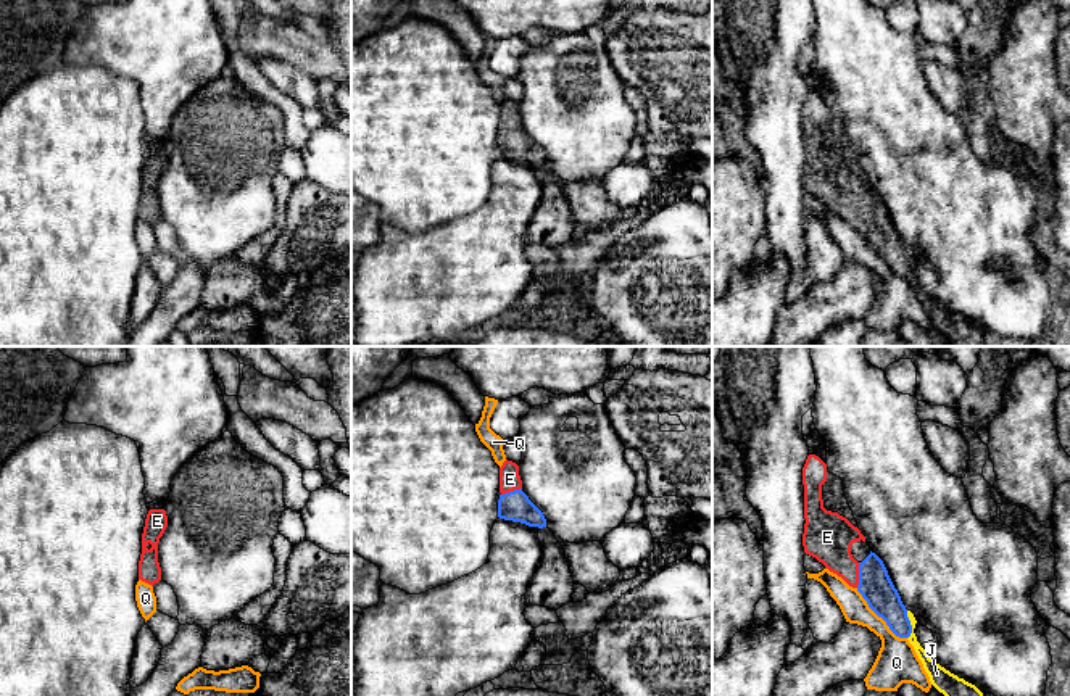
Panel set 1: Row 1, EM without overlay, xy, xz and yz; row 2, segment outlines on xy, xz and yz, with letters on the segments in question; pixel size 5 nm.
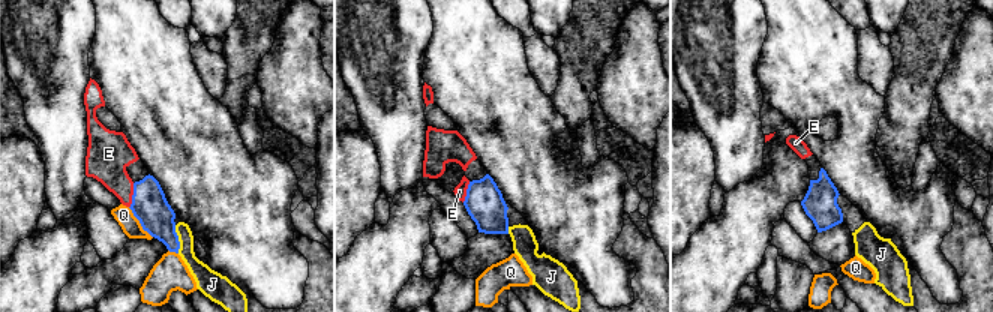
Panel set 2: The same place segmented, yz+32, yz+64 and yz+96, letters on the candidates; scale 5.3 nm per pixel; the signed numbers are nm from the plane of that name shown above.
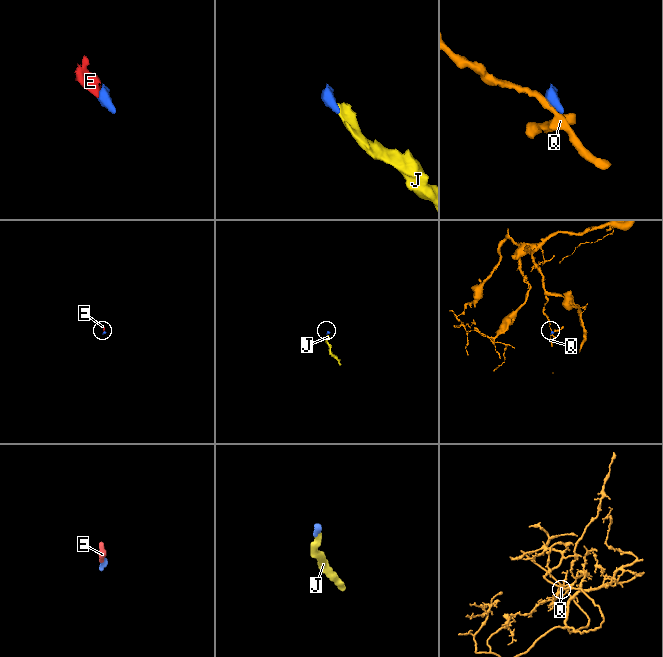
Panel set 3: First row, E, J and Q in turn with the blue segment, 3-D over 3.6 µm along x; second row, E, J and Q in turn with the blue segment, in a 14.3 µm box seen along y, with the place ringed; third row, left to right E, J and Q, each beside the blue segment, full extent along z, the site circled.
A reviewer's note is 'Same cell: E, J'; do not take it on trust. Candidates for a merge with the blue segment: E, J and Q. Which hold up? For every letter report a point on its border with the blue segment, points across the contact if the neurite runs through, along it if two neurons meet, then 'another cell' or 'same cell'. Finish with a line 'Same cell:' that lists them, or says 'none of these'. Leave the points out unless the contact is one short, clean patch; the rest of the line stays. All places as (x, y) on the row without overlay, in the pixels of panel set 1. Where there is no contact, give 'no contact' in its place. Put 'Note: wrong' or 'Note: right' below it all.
E: yz (859, 215) | across yz (875, 224), (859, 215), (832, 187), (827, 176) | same cell
J: yz (911, 265) | same cell
Q: yz (880, 255) | along yz (856, 227), (885, 263), (896, 274), (906, 277) | another cell
Same cell: E, J
Note: right

